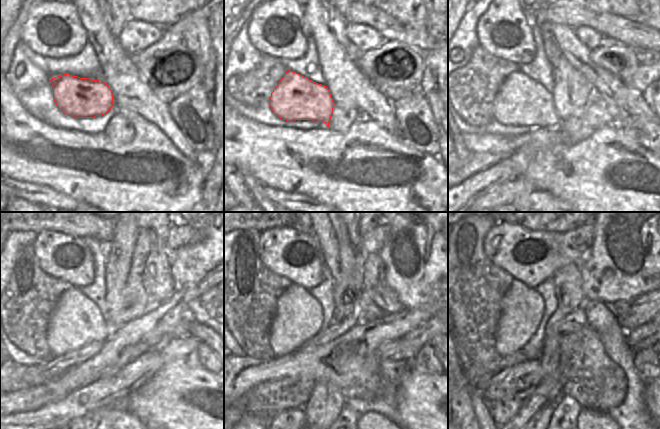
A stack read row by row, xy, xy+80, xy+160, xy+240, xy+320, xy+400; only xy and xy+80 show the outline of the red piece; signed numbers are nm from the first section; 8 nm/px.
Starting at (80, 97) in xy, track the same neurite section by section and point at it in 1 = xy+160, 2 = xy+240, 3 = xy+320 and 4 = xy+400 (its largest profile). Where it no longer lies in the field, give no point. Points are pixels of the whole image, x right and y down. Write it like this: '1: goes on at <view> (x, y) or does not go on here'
1: goes on at xy+160 (521, 101)
2: goes on at xy+240 (90, 326)
3: goes on at xy+320 (283, 341)
4: goes on at xy+400 (533, 300)

